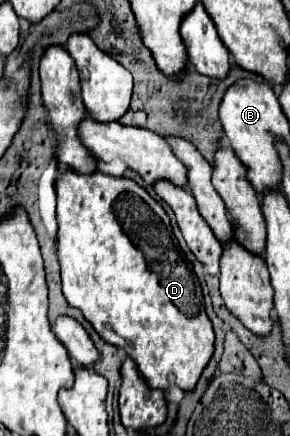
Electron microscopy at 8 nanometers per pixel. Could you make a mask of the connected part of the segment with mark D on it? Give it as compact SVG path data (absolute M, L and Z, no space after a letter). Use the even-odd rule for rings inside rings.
M68 167L60 169L56 195L56 255L60 261L62 291L66 301L72 307L78 307L98 331L98 335L110 345L134 345L134 349L126 349L126 353L136 361L138 371L150 387L166 389L170 385L170 379L174 379L180 389L192 391L202 369L214 353L214 331L204 311L200 283L194 277L186 257L178 253L178 241L172 233L170 217L164 207L132 179L104 175L102 171L80 175Z

